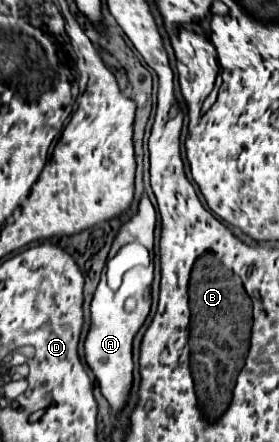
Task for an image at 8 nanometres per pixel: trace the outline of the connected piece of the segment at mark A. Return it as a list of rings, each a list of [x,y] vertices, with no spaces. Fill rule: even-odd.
[[[154,265],[134,268],[124,275],[122,284],[113,292],[107,286],[105,276],[101,276],[101,282],[93,294],[91,300],[91,324],[85,338],[85,360],[93,374],[99,380],[101,394],[107,398],[107,402],[113,408],[113,414],[119,414],[123,404],[127,402],[131,382],[133,382],[133,338],[137,330],[143,326],[149,310],[151,310],[151,286],[154,279]],[[135,298],[135,310],[125,310],[125,300]]]

